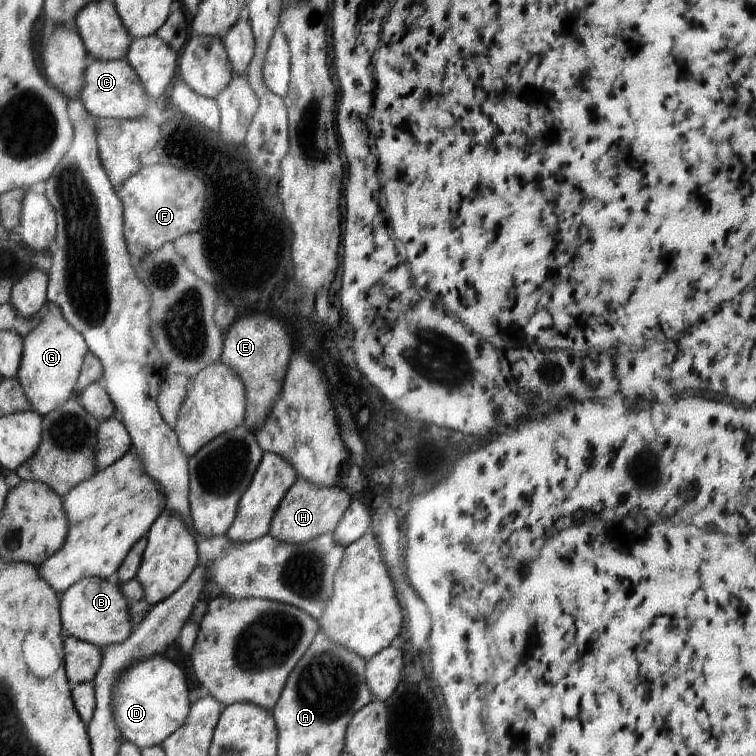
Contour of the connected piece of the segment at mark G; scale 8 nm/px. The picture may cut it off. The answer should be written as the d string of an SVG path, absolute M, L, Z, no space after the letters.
M48 302L34 317L37 318L37 327L24 337L21 368L16 377L33 410L43 417L76 396L75 384L89 348L82 335L66 322L58 305Z

